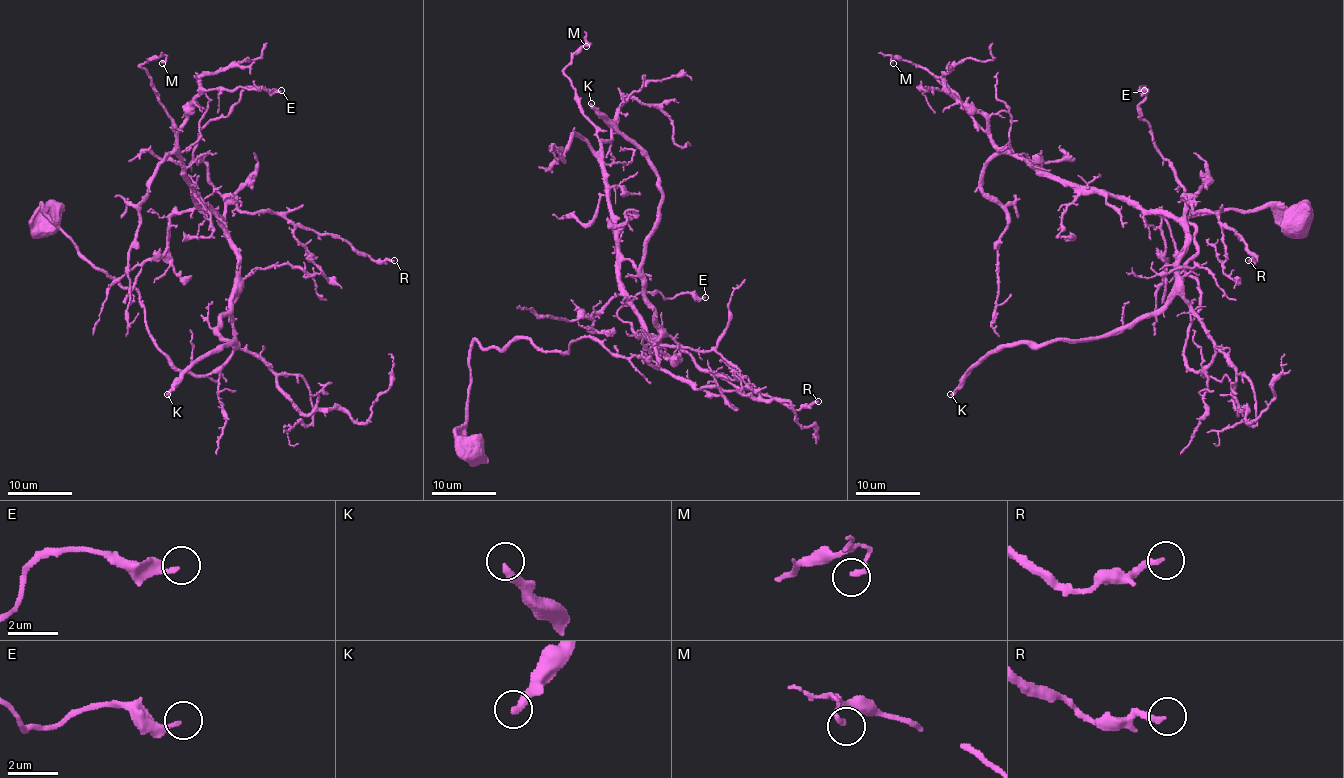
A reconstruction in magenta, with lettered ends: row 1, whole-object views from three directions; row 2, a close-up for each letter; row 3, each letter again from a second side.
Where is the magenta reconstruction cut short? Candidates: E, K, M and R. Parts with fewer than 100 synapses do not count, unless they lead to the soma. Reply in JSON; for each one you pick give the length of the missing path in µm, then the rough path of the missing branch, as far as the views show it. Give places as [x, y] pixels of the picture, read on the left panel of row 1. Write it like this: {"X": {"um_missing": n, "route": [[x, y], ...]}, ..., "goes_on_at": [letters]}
{"K": {"um_missing": 60, "route": [[167, 394], [83, 379], [62, 407], [38, 404], [15, 413], [4, 392], [25, 387], [46, 410]]}, "goes_on_at": ["K"]}

